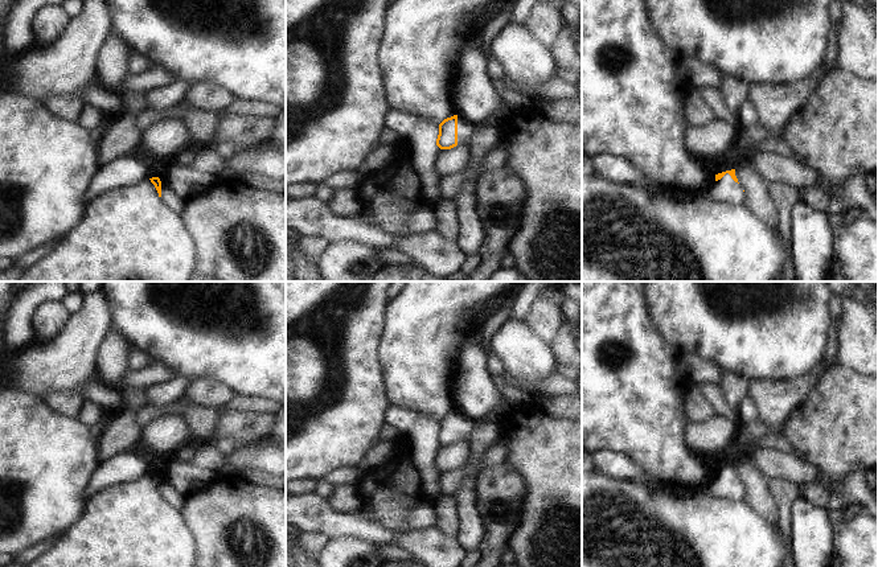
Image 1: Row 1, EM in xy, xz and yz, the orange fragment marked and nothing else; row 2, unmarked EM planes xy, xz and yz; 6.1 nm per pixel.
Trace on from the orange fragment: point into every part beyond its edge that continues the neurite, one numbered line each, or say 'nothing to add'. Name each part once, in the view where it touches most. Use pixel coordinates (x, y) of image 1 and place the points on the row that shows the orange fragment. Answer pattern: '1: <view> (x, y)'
1: xz (464, 130)

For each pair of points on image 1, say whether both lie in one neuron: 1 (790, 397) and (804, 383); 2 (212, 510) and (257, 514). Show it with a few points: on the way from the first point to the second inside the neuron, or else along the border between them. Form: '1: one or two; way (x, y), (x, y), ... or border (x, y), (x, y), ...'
1: one; way (794, 393), (800, 386)
2: one; way (222, 514), (246, 514)

